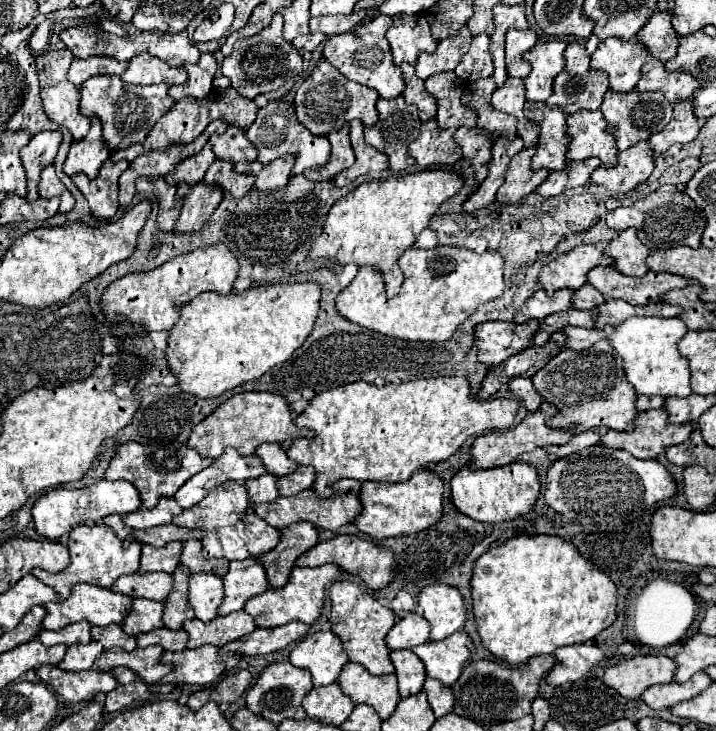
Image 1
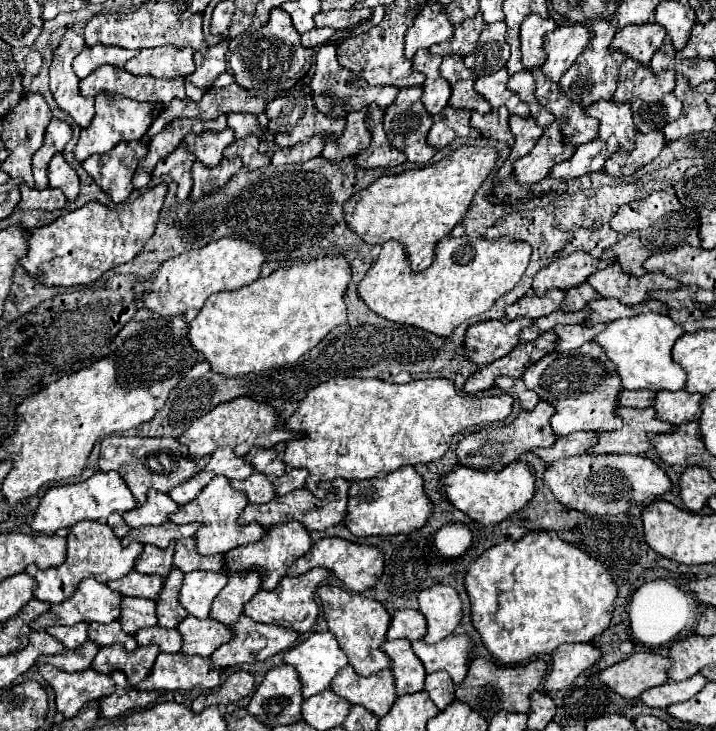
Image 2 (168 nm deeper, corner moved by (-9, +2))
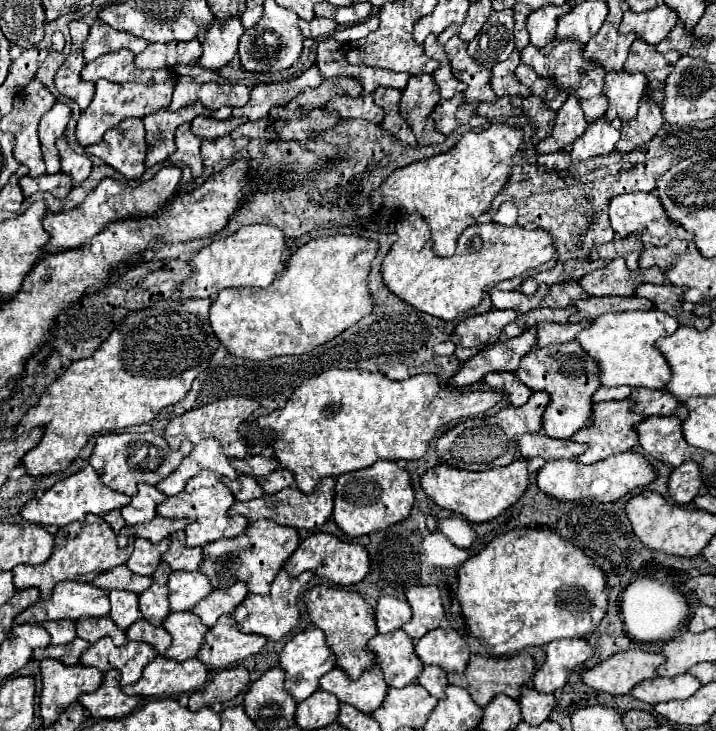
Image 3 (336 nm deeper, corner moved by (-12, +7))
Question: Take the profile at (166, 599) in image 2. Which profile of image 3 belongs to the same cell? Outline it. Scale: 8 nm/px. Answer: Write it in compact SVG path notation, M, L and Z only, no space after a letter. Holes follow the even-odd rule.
M160 563L160 569L154 575L154 583L148 591L140 595L140 611L146 621L152 625L162 625L164 619L170 615L170 605L168 605L168 577L172 569L168 563Z

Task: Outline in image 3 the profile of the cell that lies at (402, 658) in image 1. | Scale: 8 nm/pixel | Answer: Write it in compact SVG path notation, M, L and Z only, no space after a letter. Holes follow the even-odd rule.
M402 629L372 637L368 641L368 649L376 655L376 663L382 667L390 687L406 687L408 683L416 683L420 671L424 669L414 653L412 639Z

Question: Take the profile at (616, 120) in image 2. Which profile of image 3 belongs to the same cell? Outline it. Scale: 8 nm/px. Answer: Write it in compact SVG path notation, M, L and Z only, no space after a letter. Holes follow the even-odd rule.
M606 73L604 79L604 95L610 101L610 107L606 111L606 121L620 119L622 123L628 123L636 119L640 99L646 89L646 77L642 73Z

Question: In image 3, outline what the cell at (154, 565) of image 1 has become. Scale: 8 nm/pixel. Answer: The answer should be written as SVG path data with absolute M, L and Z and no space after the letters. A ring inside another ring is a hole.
M136 539L134 541L134 553L128 559L128 569L132 569L138 575L154 575L162 555L170 549L170 539L164 539L160 543L148 543L148 539Z

